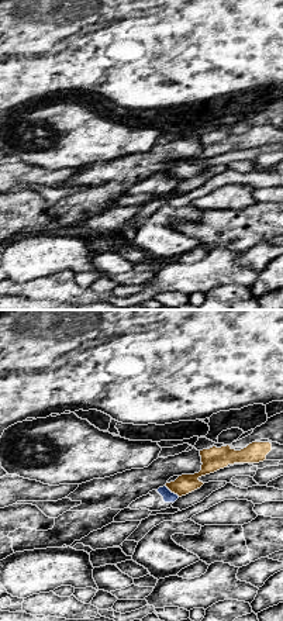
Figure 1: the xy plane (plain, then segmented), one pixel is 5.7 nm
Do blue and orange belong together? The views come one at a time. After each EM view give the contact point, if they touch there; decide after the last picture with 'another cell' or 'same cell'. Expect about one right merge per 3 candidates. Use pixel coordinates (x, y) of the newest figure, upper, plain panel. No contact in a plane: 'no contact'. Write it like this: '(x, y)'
(171, 176)

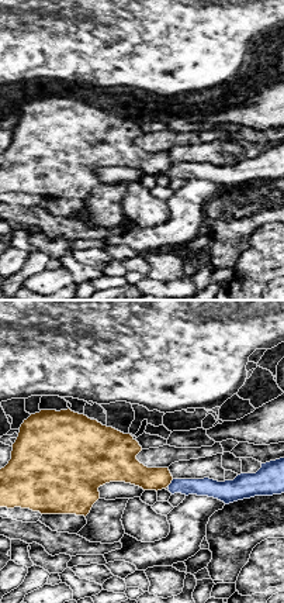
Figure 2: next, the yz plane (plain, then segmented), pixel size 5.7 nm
(170, 168)

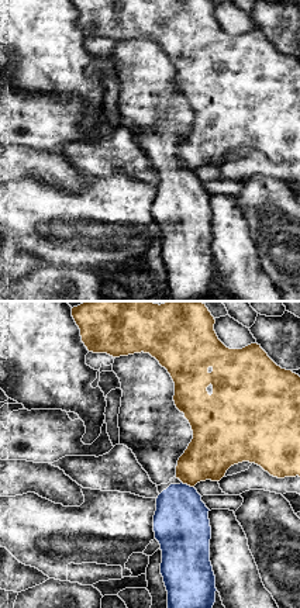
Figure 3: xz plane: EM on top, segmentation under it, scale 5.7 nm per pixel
(186, 169)

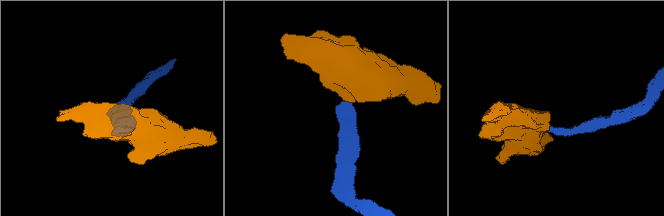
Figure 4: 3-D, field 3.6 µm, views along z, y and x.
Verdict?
another cell

